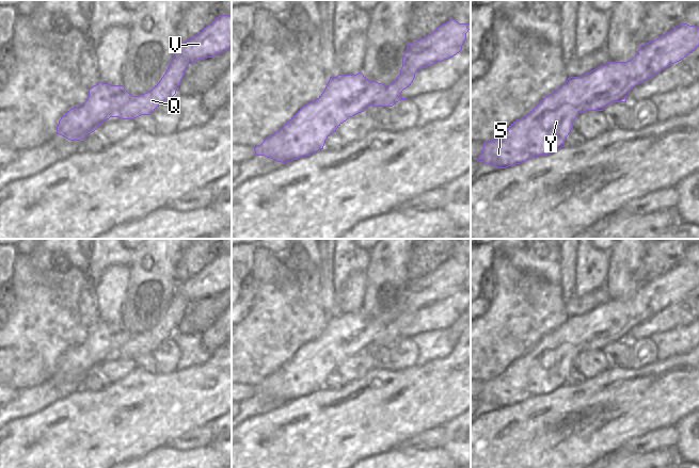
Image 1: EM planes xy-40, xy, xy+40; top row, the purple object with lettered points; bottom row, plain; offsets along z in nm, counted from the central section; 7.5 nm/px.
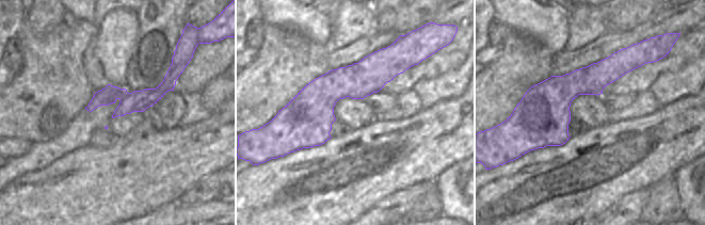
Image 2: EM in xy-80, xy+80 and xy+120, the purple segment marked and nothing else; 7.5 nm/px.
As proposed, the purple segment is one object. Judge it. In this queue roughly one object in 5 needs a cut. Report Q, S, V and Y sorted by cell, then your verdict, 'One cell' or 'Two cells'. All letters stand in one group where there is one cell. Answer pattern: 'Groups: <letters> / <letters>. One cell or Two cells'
Groups: Q / S V Y. Two cells.

